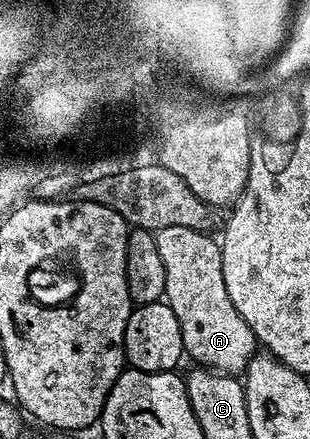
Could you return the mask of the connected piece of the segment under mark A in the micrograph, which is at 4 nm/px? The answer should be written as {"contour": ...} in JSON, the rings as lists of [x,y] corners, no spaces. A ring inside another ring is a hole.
{"contour":[[[168,226],[156,230],[154,235],[162,270],[166,270],[163,299],[170,310],[174,310],[174,318],[178,318],[185,353],[193,356],[197,365],[214,368],[217,372],[243,373],[258,352],[258,341],[242,314],[234,310],[234,302],[230,302],[222,274],[220,244],[212,241],[208,232],[186,226]]]}

